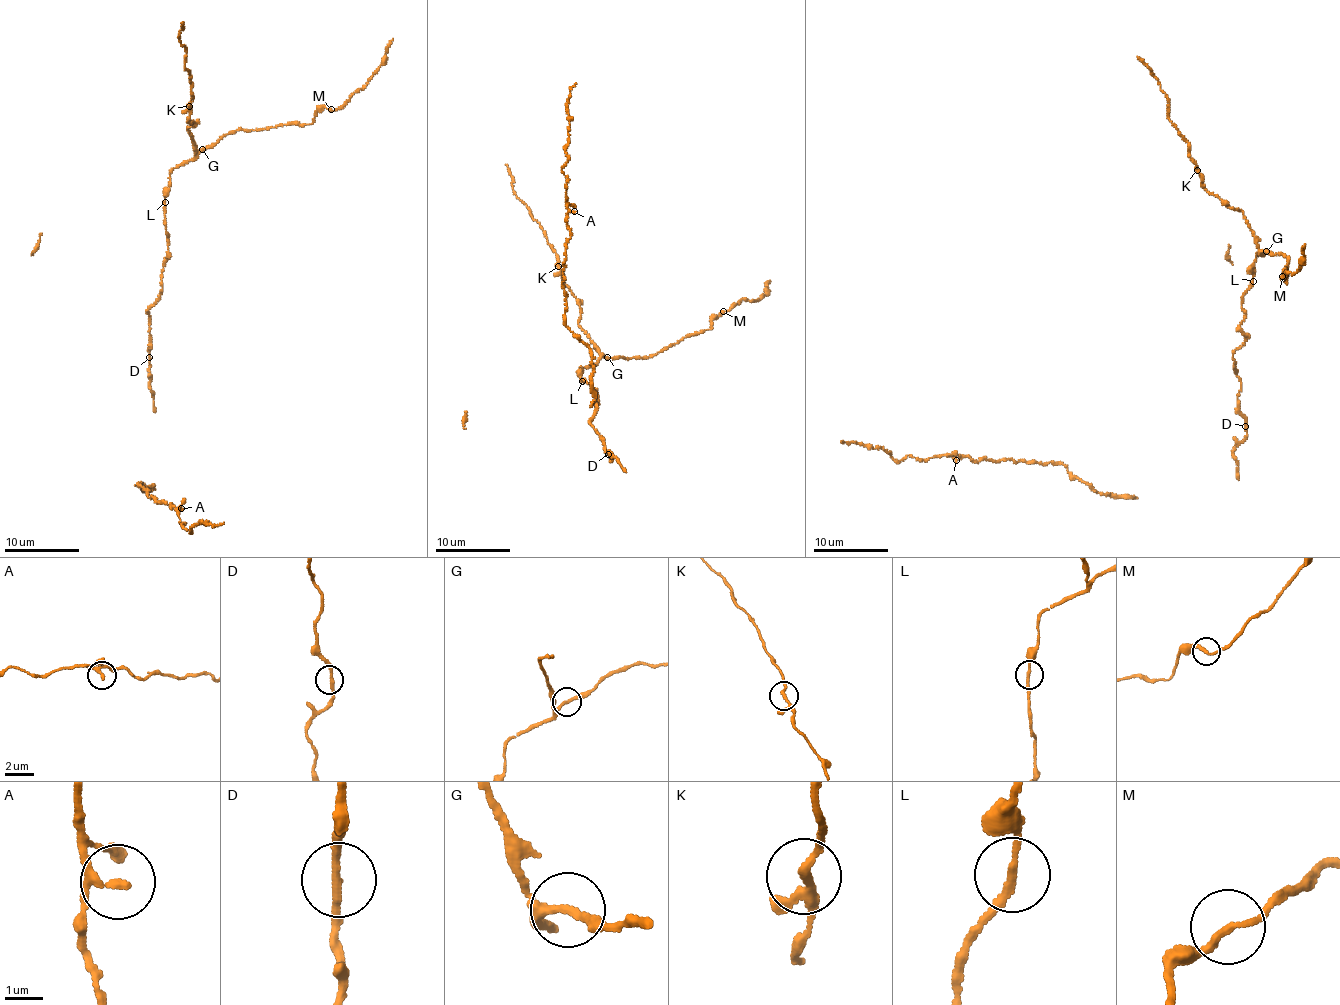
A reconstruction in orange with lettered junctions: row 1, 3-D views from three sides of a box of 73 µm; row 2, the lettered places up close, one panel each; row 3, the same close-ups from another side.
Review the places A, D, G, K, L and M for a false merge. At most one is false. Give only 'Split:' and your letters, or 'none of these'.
Split: M

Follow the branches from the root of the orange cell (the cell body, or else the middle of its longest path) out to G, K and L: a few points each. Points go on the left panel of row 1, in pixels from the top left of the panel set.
G: (149, 357), (148, 308), (162, 290), (160, 275), (168, 253), (165, 189), (173, 170), (187, 163), (202, 149)
K: (149, 357), (148, 308), (162, 290), (168, 253), (165, 189), (173, 170), (194, 158), (189, 106)
L: (149, 357), (148, 308), (162, 290), (160, 275), (168, 253), (165, 202)

